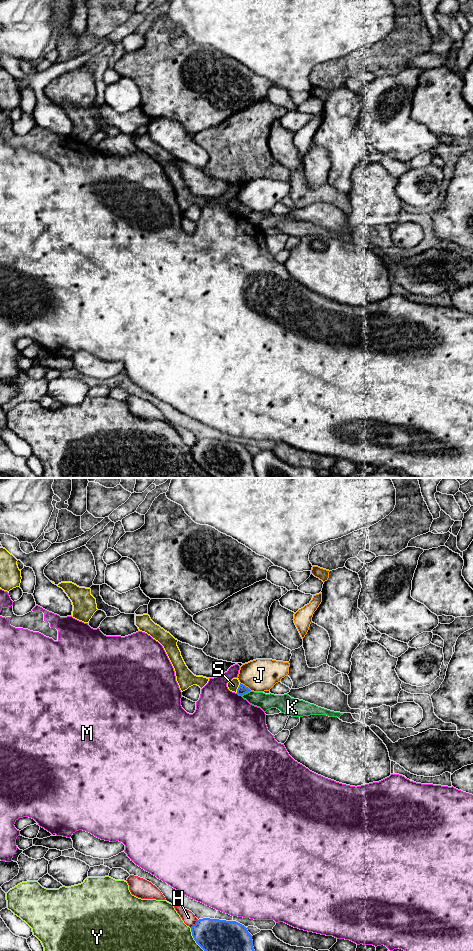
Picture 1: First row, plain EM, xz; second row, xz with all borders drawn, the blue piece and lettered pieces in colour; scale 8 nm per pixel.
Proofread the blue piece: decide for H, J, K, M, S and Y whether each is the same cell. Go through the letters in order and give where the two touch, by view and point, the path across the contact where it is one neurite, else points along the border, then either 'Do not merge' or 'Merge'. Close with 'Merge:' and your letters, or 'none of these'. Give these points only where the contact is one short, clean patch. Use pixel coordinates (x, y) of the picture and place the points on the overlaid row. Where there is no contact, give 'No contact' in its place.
H: Touches blue at xz (195, 924). Do not merge
J: Touches blue at xz (245, 686). Do not merge
K: Touches blue at xz (245, 693). Boundary: xz (250, 690), (241, 695). Do not merge
M: Touches blue at xz (239, 694). Do not merge
S: Touches blue at xz (238, 688). Do not merge
Y: Touches blue at xz (194, 939). Do not merge
Merge: none of these

